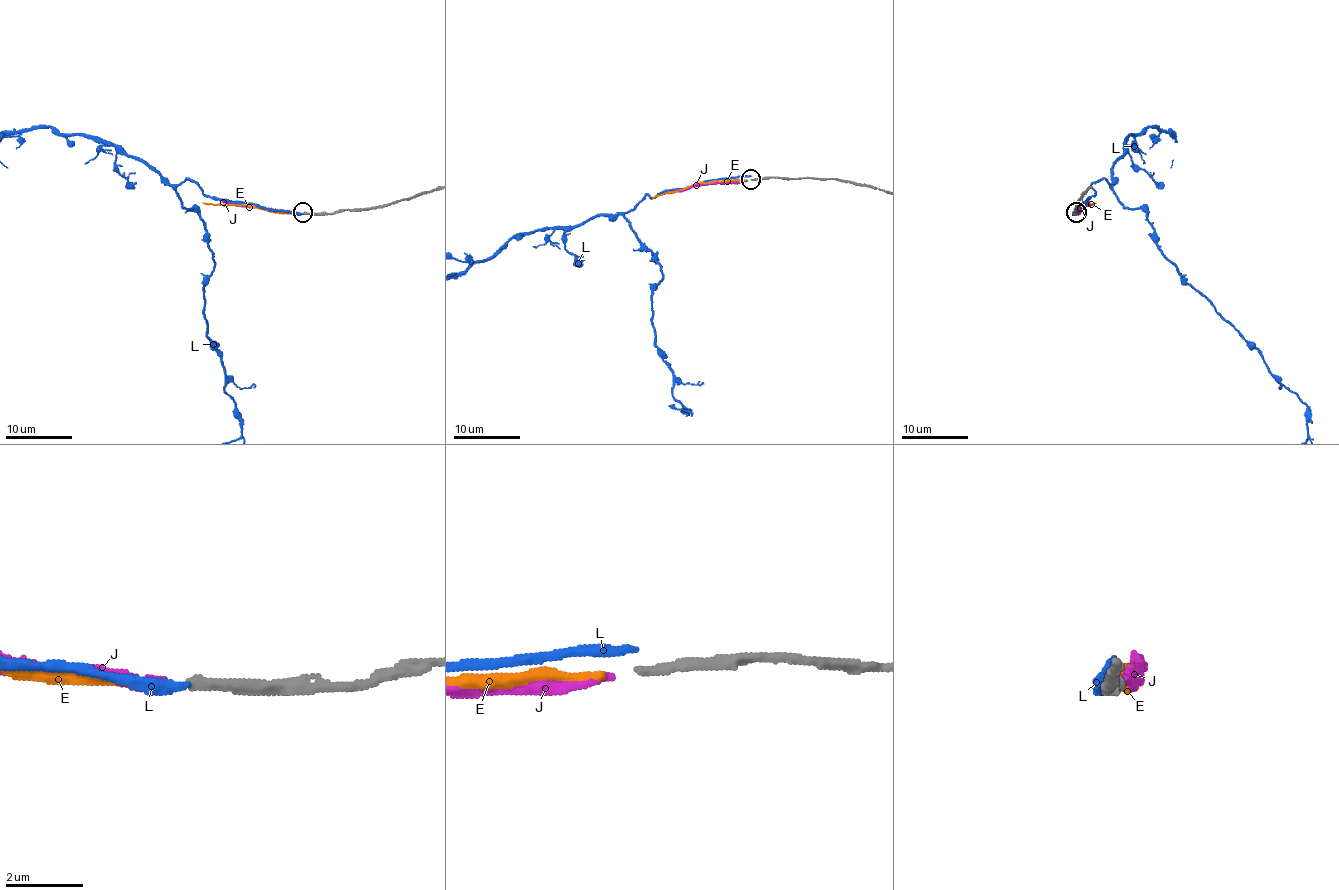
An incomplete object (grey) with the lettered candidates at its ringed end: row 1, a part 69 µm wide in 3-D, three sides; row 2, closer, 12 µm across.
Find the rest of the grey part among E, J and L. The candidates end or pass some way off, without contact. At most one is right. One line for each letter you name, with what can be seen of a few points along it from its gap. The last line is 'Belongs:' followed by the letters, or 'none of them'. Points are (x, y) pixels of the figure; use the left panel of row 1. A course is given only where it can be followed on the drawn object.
J: it runs (299, 213), (221, 201)
Belongs: J

